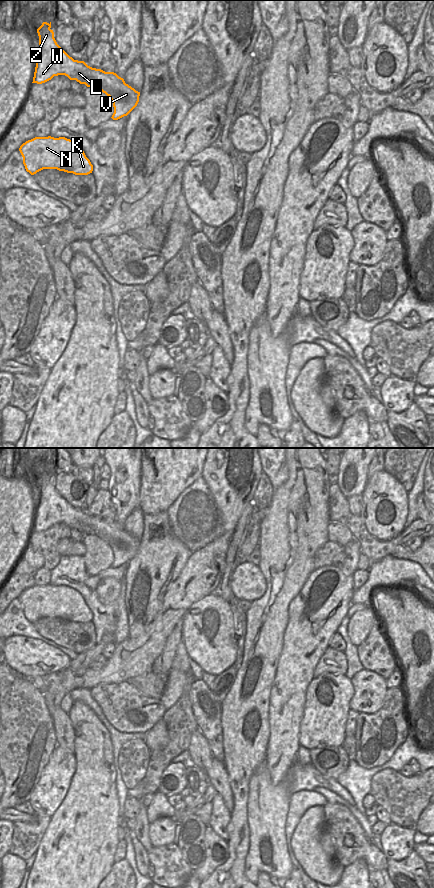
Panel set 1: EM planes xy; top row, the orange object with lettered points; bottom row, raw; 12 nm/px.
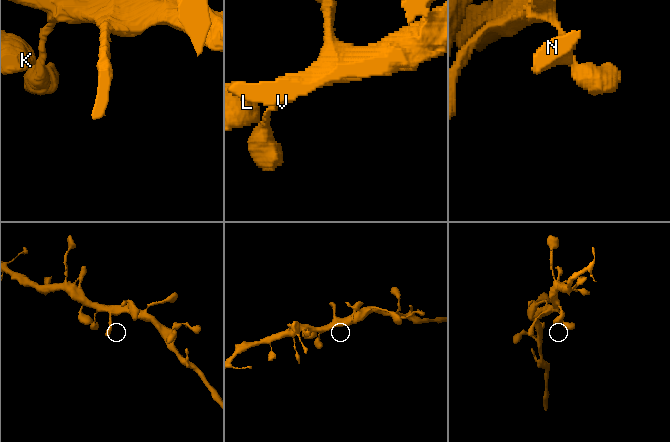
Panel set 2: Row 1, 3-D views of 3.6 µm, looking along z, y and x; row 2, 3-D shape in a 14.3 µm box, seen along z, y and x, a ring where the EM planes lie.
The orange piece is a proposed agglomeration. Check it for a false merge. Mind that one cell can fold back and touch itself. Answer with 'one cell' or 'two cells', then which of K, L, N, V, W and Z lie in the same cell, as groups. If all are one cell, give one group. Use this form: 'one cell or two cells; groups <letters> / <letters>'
one cell; groups K L N V W Z

